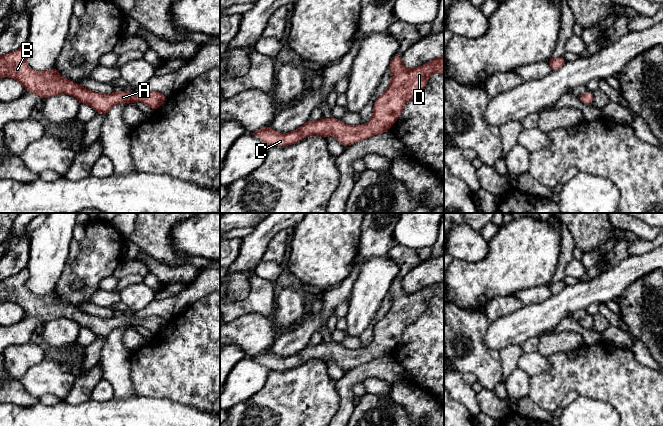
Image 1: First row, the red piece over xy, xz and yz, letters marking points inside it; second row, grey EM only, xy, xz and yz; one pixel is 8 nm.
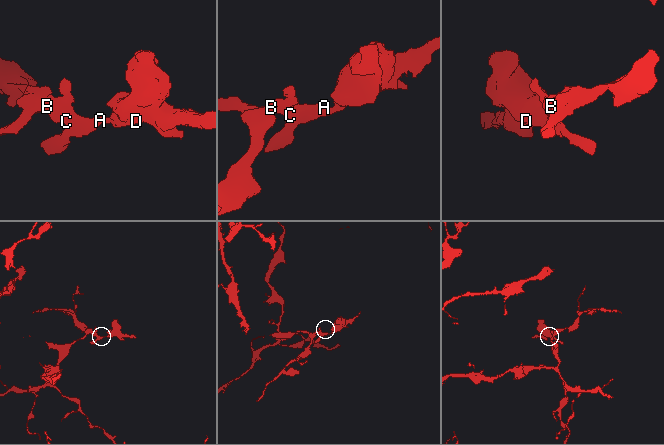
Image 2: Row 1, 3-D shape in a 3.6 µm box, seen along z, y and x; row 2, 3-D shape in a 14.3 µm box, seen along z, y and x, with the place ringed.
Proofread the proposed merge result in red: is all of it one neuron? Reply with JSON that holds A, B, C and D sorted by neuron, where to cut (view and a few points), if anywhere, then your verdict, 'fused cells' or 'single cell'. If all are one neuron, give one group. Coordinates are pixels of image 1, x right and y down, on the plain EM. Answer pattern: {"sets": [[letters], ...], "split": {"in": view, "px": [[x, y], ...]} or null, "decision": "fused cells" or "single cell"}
{"sets": [["A", "B", "C", "D"]], "split": null, "decision": "single cell"}

